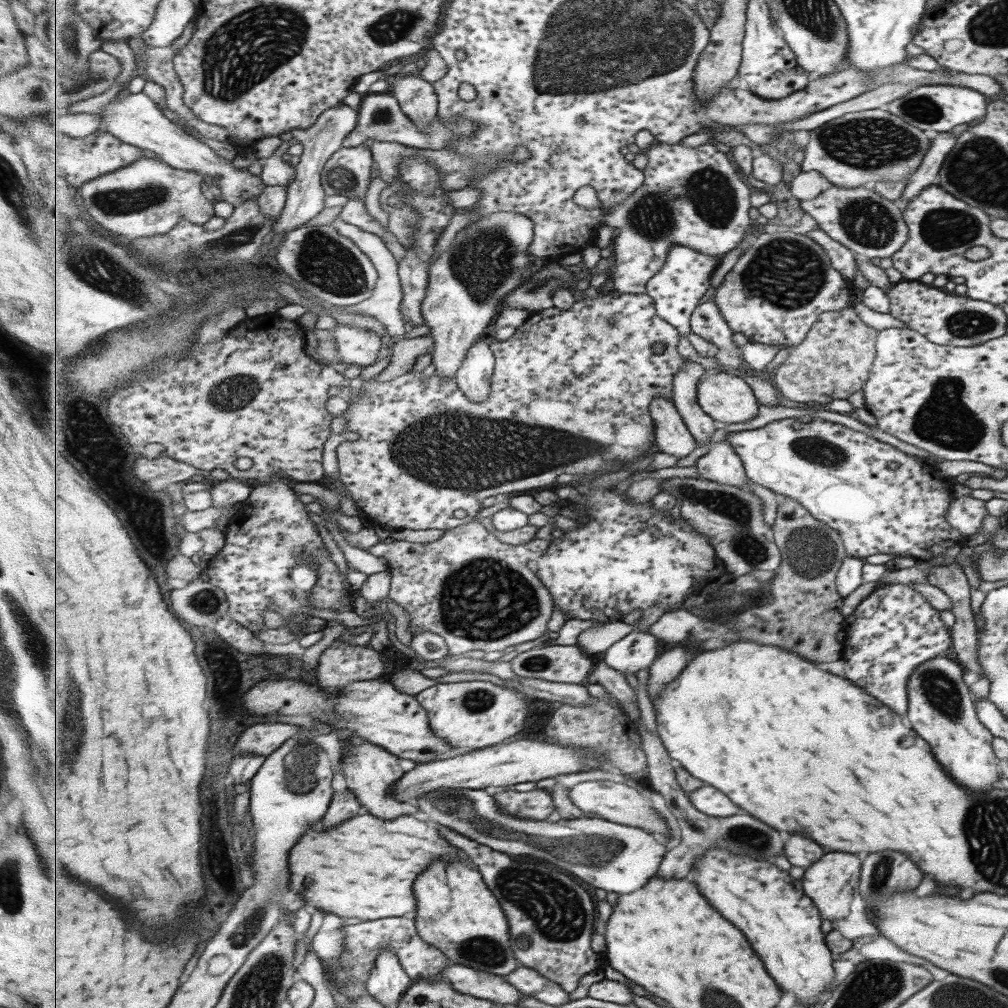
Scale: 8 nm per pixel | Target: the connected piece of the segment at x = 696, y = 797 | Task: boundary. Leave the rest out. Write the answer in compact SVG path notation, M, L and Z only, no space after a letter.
M706 784L703 788L688 793L688 797L697 810L708 816L727 818L727 816L747 814L737 804L733 804L733 800L722 790L711 785Z

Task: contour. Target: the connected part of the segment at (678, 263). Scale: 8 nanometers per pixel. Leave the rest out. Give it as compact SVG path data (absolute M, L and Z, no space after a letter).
M674 244L668 252L663 268L647 283L647 294L656 300L656 309L664 318L677 327L683 337L692 333L691 317L701 304L703 296L711 288L711 276L719 266L720 259L696 250Z

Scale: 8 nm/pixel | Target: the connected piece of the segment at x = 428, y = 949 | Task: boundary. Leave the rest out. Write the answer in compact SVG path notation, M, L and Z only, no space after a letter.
M391 917L374 921L354 921L344 926L344 933L345 948L338 964L354 982L368 982L378 956L384 950L392 950L397 954L401 966L413 981L431 980L439 974L444 974L444 970L451 963L450 958L442 950L421 939L415 918Z

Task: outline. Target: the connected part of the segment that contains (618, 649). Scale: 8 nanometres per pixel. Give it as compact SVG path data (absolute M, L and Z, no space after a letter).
M633 631L606 650L600 658L611 668L623 674L637 674L656 661L659 656L658 637L641 631Z

